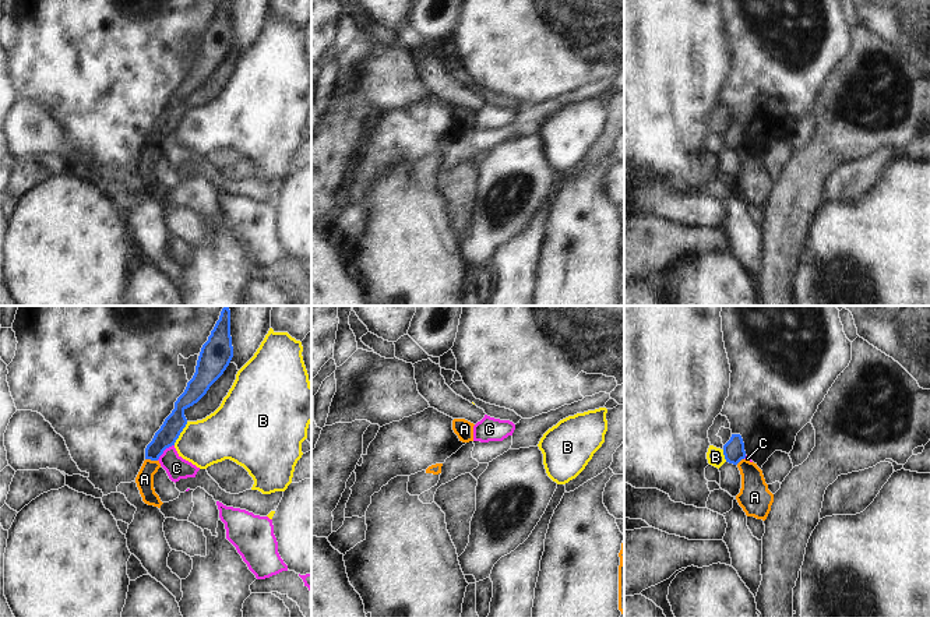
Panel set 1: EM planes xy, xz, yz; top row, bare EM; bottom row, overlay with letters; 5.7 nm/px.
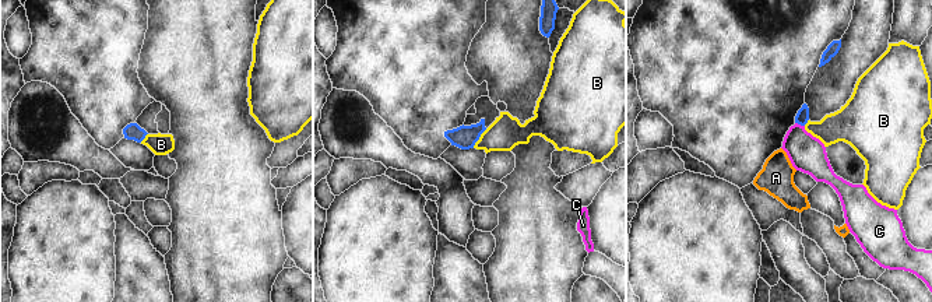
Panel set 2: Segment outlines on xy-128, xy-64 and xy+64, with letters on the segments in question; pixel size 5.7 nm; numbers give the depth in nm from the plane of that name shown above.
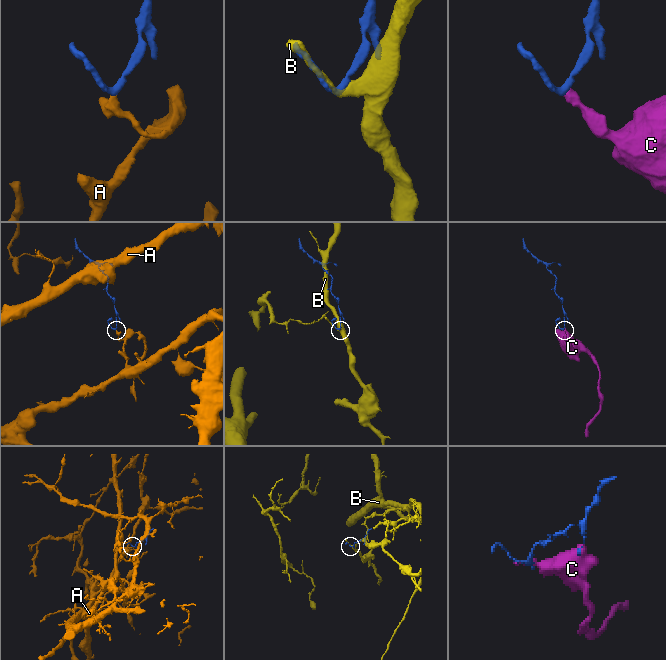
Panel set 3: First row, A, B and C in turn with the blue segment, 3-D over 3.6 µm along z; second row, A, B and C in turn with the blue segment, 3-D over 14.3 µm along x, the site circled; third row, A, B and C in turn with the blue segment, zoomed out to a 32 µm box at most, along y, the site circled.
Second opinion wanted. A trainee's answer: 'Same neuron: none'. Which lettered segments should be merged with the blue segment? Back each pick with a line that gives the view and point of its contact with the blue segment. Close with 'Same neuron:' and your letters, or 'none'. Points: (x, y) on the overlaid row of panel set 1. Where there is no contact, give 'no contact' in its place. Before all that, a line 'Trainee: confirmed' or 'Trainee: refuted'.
Trainee: confirmed
Same neuron: none

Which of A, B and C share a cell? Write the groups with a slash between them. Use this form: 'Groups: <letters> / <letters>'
Groups: A / B / C

